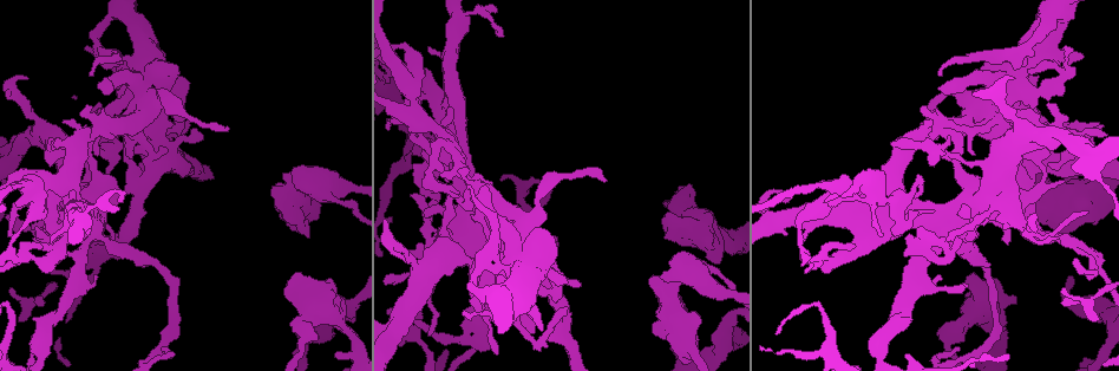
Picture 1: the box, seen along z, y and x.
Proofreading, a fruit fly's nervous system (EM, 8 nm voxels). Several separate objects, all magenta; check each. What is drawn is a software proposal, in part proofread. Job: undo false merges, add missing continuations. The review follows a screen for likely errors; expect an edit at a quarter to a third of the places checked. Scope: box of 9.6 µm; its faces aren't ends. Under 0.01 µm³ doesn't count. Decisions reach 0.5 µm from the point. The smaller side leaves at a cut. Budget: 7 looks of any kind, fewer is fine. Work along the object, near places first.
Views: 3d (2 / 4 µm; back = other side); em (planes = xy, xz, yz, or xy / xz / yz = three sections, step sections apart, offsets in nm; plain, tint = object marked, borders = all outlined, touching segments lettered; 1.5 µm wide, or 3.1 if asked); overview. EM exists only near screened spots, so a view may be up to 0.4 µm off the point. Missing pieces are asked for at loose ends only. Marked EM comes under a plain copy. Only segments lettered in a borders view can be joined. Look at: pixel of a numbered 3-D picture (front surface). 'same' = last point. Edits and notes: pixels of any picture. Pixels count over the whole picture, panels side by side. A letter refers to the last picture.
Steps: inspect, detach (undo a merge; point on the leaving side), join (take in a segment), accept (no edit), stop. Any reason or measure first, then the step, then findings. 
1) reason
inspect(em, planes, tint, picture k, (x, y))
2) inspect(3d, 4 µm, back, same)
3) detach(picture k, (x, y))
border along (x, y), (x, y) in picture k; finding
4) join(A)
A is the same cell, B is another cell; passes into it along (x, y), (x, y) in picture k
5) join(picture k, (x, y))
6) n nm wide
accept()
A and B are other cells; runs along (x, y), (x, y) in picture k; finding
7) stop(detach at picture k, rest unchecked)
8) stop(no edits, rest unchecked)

thin end
inspect(3d, 4 µm, picture 1, (926, 122))

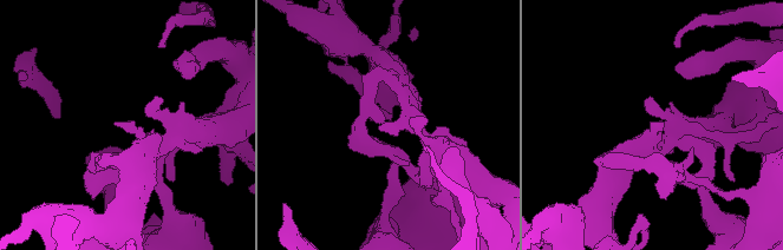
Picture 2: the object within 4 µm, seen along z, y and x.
inspect(em, planes, borders, picture 2, (380, 126))

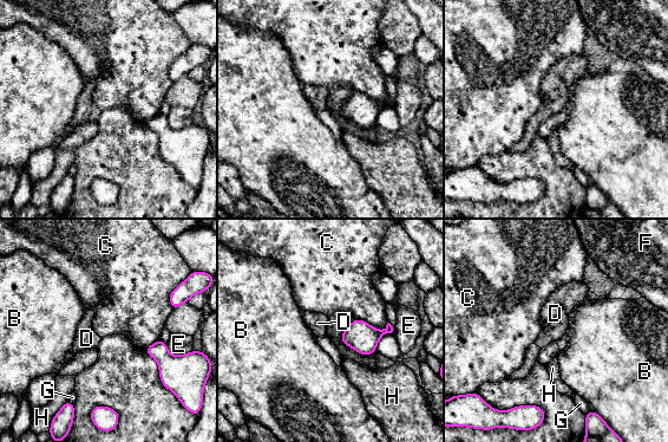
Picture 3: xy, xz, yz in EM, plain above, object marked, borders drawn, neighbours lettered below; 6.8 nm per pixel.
accept()
B, C, D, E, F, G and H are other cells; border along (354, 318), (379, 330), (387, 324) in picture 3; no lettered segment goes on from it

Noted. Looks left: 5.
abrupt turn
inspect(3d, 2 µm, picture 1, (768, 193))

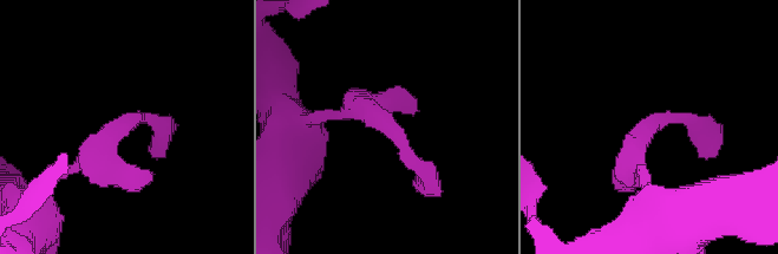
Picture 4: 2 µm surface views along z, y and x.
inspect(em, planes, borders, picture 4, (127, 128))

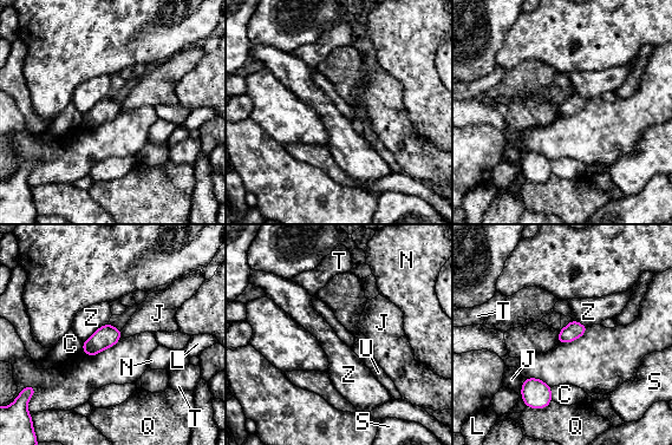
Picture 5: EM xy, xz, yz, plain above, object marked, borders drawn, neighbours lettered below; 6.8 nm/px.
accept()
C, J, L, N, Q, S, T, U and Z are other cells; border along (527, 378), (521, 390), (526, 406) in picture 5; all the same cell

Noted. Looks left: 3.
a narrow waist
inspect(3d, 4 µm, picture 1, (1080, 132))

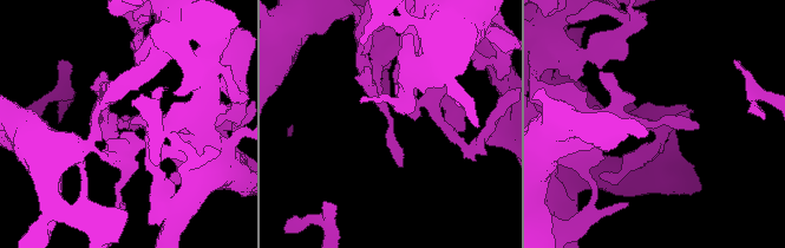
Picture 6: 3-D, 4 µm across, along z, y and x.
need the tissue
inspect(em, planes, borders, picture 6, (390, 122))

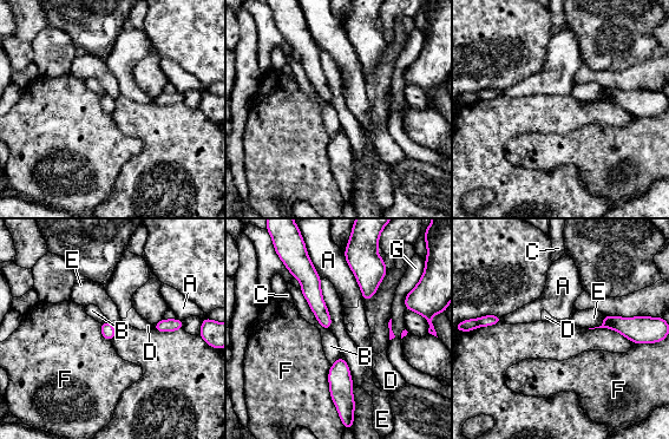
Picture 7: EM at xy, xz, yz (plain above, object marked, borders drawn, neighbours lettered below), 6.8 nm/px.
20 nm wide
accept()
A, B, C, D, E, F and G are other cells; border along (330, 365), (329, 395), (345, 427) in picture 7; all the same cell

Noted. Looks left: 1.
stop(no edits, rest unchecked)

